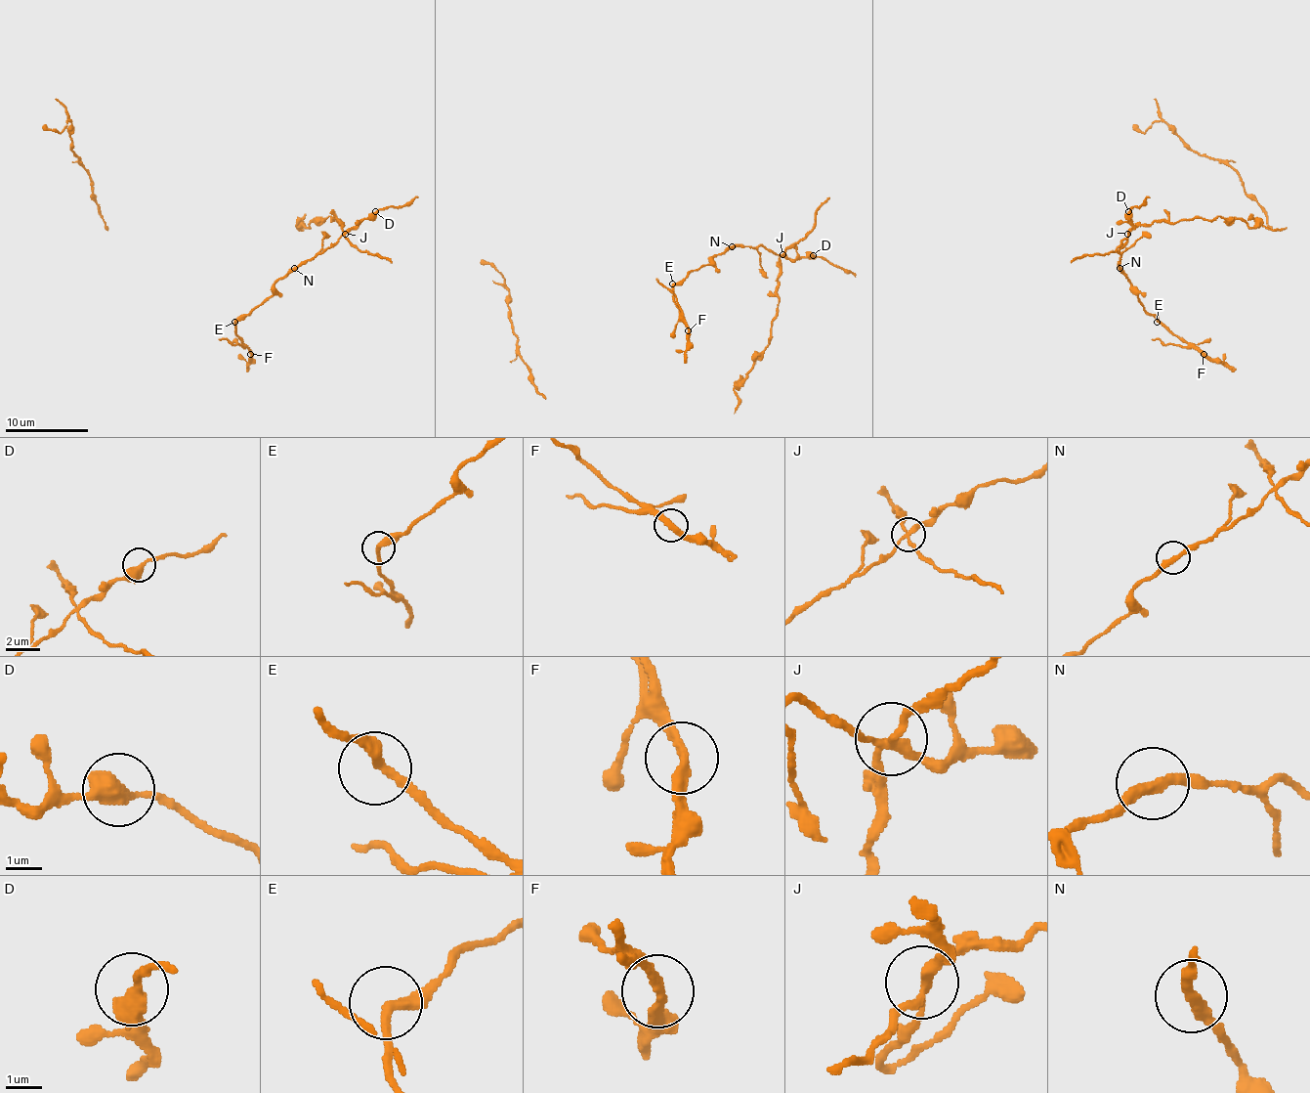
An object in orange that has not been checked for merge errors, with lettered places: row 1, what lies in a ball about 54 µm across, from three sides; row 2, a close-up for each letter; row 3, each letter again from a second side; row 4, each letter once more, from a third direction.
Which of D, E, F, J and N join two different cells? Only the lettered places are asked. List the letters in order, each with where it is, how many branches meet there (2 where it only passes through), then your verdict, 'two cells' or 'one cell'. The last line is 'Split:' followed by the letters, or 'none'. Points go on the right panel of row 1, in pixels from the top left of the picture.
D: at (1128, 211); 3 branches meet; one cell
E: at (1157, 322); 2 branches meet; one cell
F: at (1204, 354); 2 branches meet; two cells
J: at (1127, 234); 4 branches meet; two cells
N: at (1119, 268); 2 branches meet; one cell
Split: F, J

